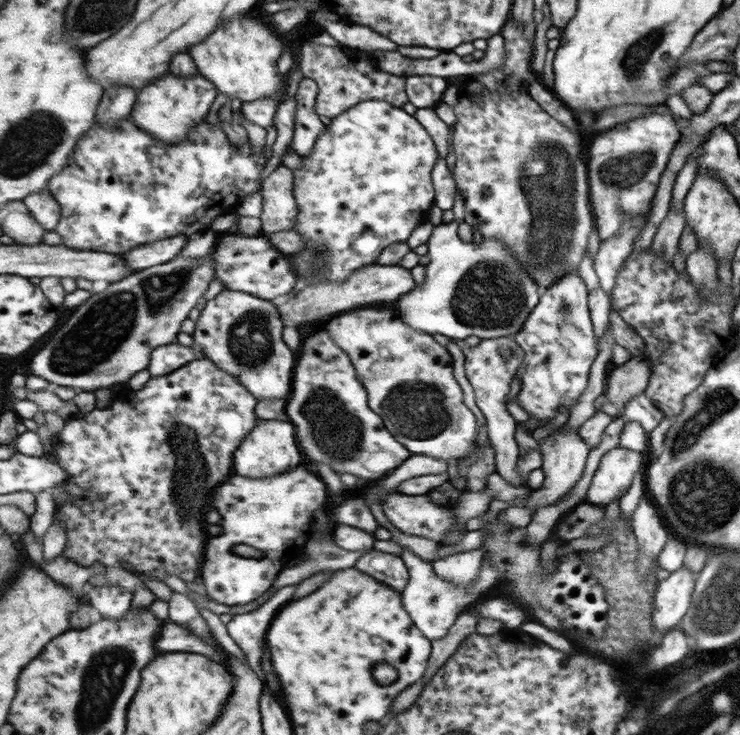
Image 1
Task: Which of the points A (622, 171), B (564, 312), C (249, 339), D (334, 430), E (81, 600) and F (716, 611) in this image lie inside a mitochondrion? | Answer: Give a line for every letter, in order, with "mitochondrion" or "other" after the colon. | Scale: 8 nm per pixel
A: mitochondrion
B: mitochondrion
C: mitochondrion
D: mitochondrion
E: other
F: mitochondrion

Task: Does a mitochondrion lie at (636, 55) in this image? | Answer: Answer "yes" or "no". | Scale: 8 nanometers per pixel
yes

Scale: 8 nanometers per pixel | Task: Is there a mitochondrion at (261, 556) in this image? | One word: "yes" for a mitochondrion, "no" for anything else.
no

